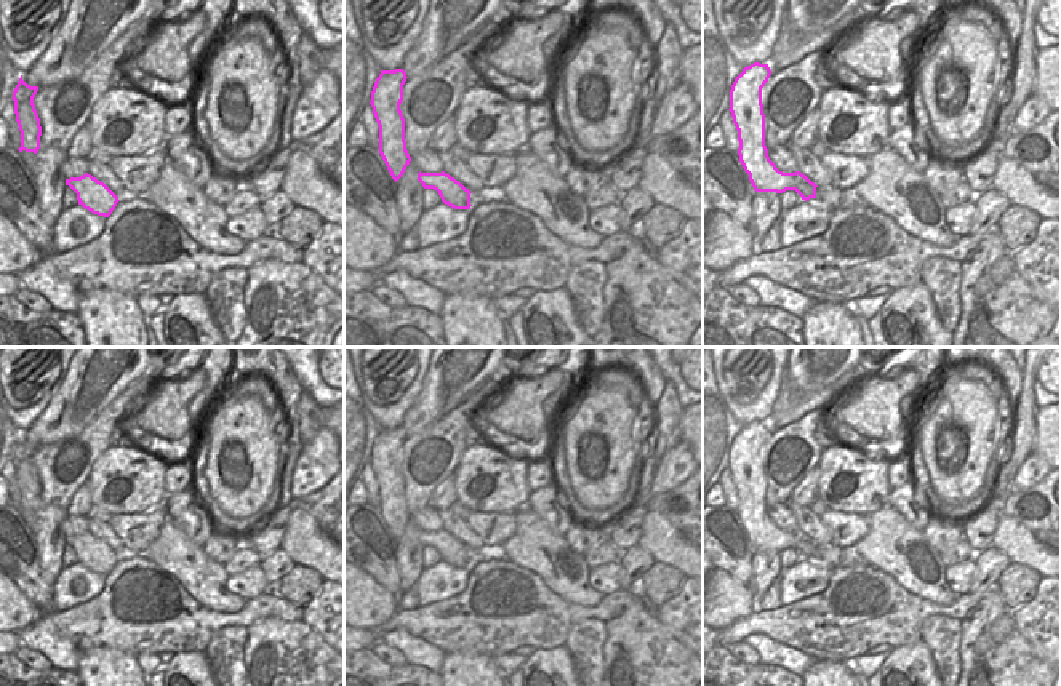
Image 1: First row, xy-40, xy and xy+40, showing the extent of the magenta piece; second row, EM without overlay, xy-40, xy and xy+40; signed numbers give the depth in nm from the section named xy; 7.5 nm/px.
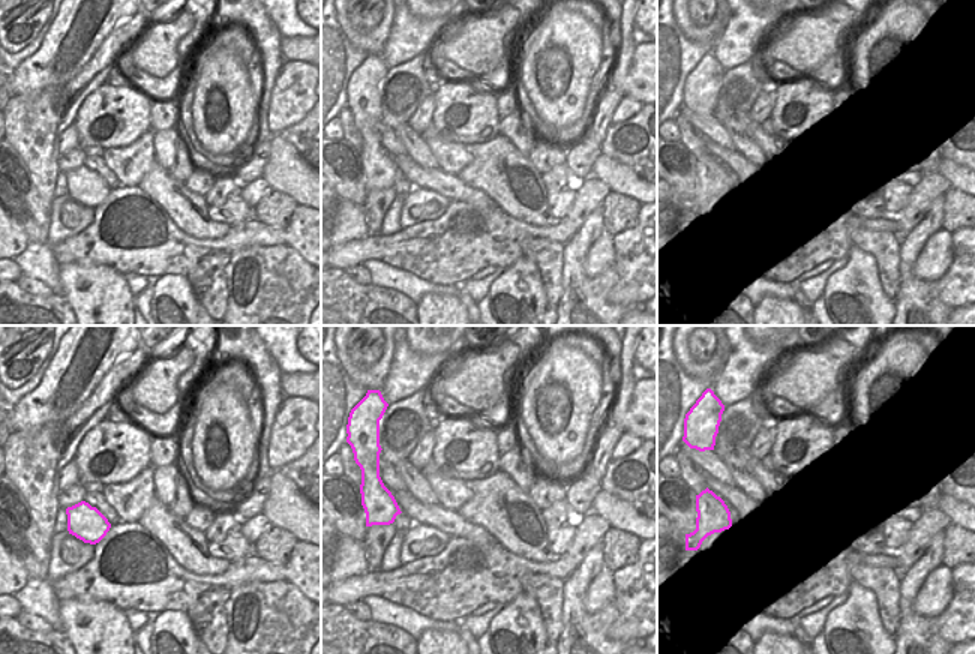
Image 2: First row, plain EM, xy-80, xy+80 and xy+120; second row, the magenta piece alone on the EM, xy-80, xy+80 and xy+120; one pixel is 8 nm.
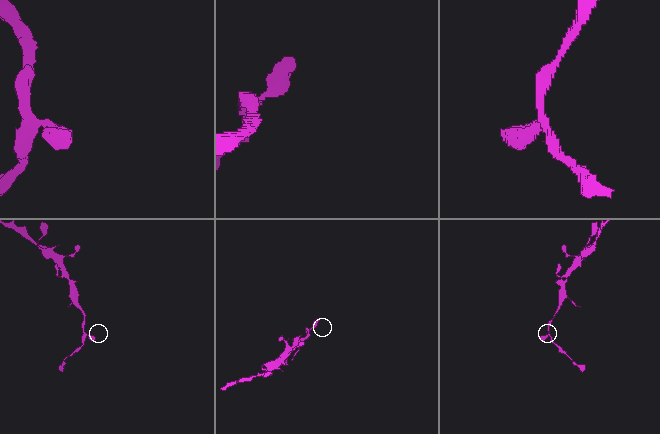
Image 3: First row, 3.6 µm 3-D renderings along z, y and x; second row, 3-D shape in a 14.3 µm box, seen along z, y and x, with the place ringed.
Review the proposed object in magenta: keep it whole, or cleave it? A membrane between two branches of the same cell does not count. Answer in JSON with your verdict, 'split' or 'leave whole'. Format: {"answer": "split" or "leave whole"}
{"answer": "leave whole"}

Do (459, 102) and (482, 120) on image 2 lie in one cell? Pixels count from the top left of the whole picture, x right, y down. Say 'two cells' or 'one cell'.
one cell

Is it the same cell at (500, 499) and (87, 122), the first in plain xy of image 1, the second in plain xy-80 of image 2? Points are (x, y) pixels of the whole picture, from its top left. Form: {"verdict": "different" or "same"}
{"verdict": "same"}

